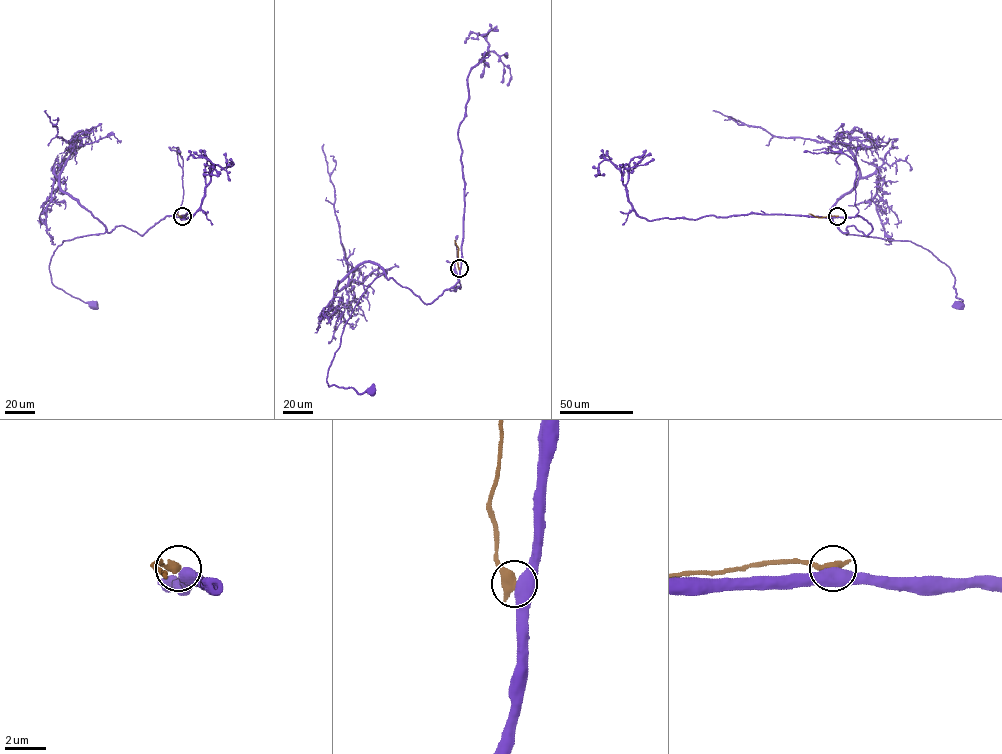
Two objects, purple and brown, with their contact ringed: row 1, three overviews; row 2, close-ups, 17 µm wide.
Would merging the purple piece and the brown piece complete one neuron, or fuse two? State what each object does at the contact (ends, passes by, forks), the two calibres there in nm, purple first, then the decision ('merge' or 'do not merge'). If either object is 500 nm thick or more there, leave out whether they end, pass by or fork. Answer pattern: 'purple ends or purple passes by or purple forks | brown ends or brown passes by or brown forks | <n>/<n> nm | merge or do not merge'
480/500 nm | do not merge

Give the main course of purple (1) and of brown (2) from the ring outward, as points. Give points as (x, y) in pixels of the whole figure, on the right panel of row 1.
1: (837, 216), (871, 225), (866, 235), (853, 225), (843, 233), (929, 250), (950, 268), (960, 305)
2: (837, 216), (817, 217), (809, 213)

